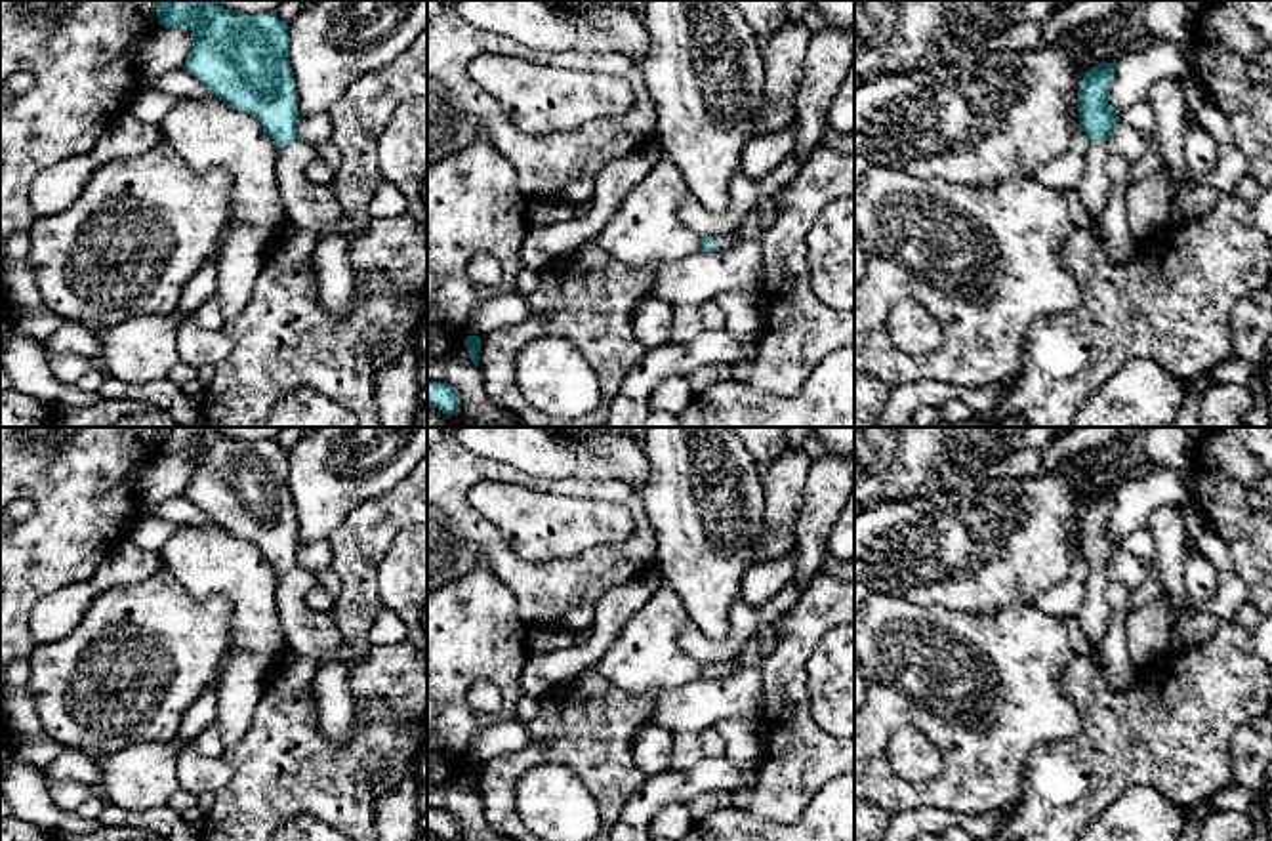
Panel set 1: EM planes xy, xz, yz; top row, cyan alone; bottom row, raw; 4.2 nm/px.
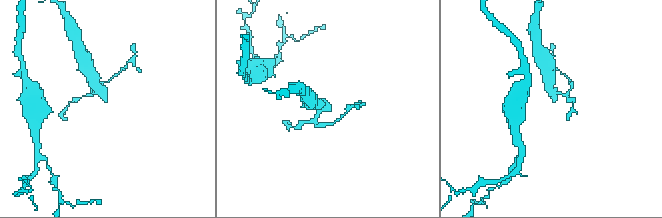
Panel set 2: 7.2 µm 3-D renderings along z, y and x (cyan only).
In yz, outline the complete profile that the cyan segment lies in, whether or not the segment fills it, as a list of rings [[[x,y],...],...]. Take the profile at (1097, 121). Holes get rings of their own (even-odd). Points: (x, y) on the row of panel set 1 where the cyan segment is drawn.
[[[1100,63],[1089,69],[1077,90],[1079,126],[1087,133],[1091,145],[1083,156],[1083,177],[1074,189],[1089,214],[1091,225],[1100,217],[1112,193],[1112,181],[1104,170],[1110,151],[1104,143],[1114,126],[1121,120],[1108,105],[1116,65],[1118,63]]]

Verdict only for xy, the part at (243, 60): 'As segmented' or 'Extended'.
Extended

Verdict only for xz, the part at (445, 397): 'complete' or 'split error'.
complete

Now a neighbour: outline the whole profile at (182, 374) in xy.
[[[177,360],[168,378],[187,395],[187,389],[193,381],[196,381],[196,376],[198,368]]]

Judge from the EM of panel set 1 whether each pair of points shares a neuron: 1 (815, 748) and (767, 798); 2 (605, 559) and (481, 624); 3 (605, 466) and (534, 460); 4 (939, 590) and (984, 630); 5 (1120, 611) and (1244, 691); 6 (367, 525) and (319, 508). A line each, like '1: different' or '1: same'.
1: same
2: different
3: same
4: different
5: different
6: different

